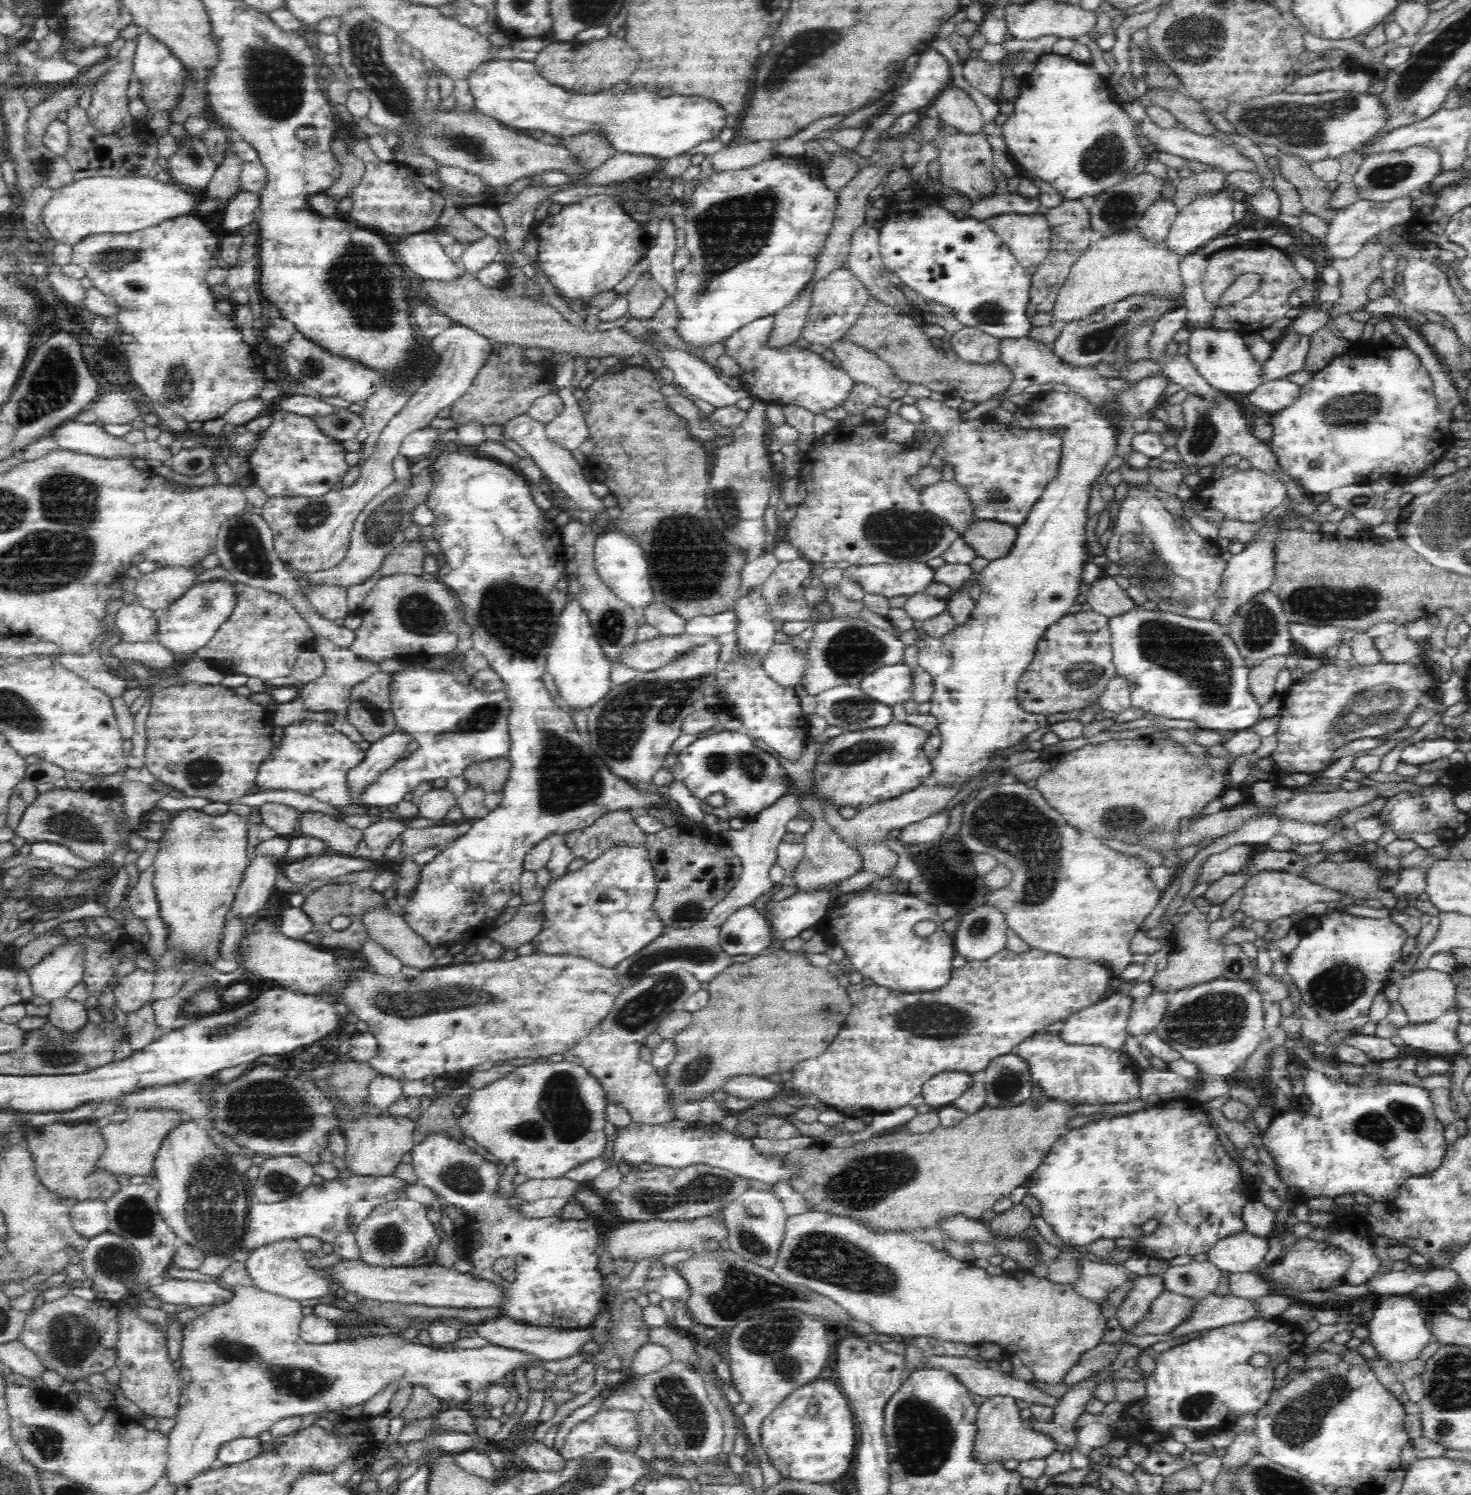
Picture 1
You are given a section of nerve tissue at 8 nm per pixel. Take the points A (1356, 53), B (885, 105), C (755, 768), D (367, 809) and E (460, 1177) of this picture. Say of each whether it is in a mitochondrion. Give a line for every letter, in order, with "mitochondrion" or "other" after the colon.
A: other
B: other
C: mitochondrion
D: other
E: mitochondrion

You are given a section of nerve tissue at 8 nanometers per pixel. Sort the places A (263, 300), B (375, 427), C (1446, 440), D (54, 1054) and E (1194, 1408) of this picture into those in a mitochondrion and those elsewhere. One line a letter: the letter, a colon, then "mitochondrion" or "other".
A: other
B: other
C: other
D: mitochondrion
E: mitochondrion

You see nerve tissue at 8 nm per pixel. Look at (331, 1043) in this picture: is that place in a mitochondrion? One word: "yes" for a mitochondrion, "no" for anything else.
no

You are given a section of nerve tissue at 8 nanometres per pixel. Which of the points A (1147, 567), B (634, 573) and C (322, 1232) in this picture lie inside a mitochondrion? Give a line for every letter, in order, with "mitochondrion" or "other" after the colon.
A: mitochondrion
B: other
C: other

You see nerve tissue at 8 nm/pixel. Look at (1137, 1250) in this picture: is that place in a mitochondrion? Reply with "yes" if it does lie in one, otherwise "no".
no

